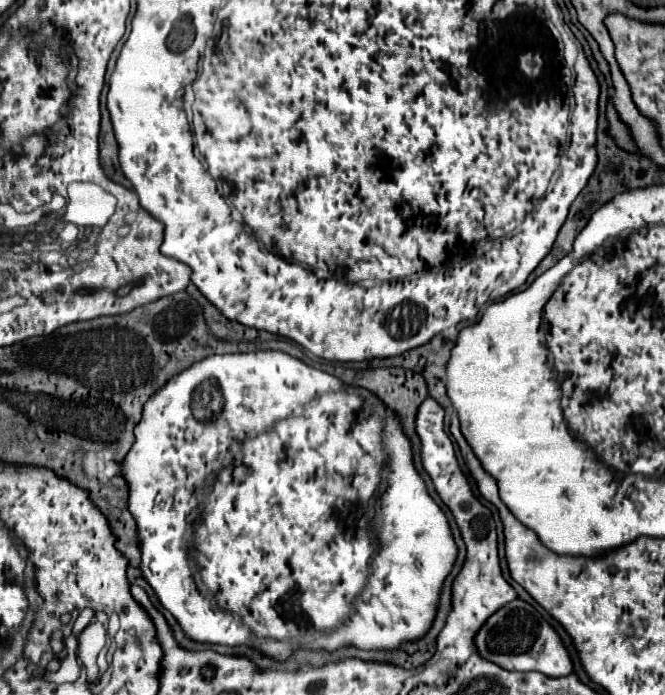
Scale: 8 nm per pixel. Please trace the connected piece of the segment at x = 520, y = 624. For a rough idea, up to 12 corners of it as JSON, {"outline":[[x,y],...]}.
{"outline":[[513,600],[473,642],[505,670],[573,670],[547,614]]}

